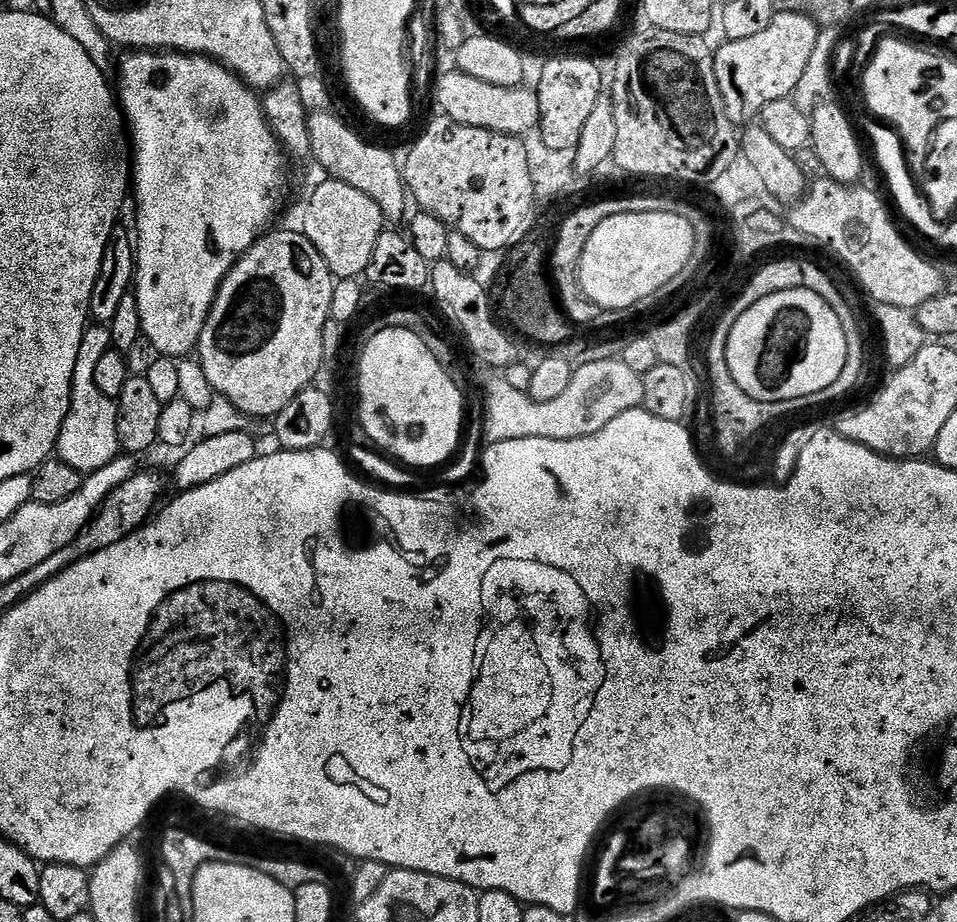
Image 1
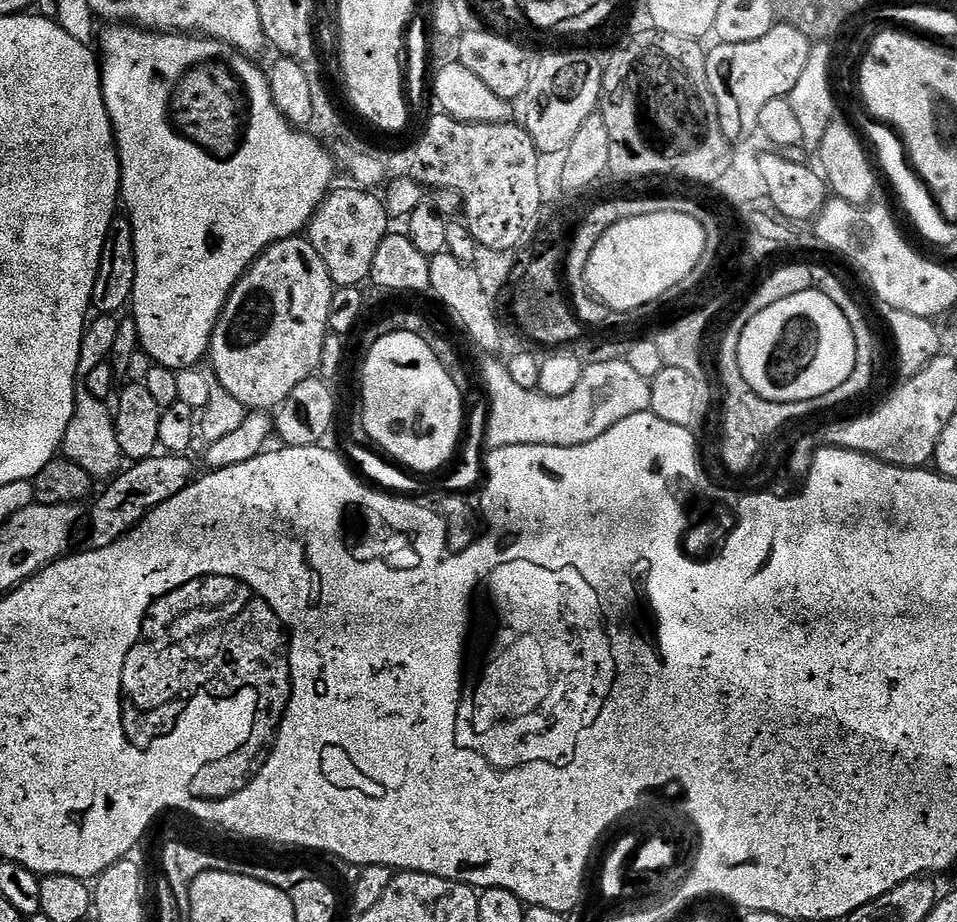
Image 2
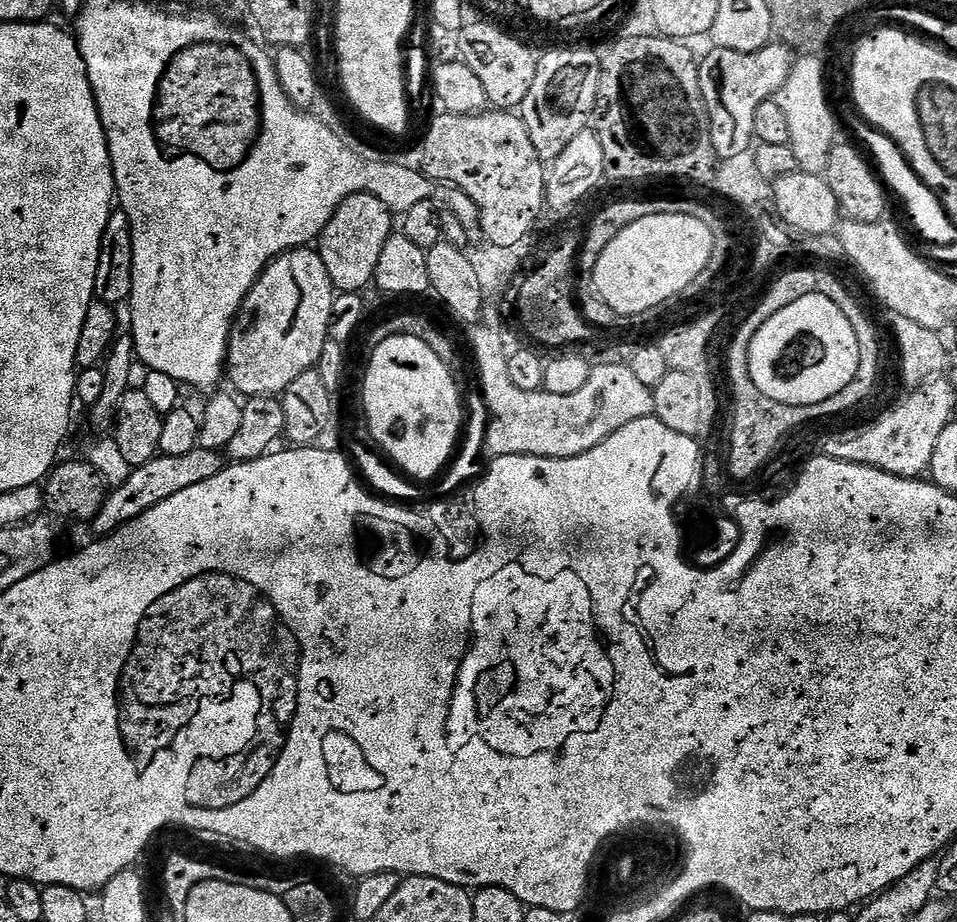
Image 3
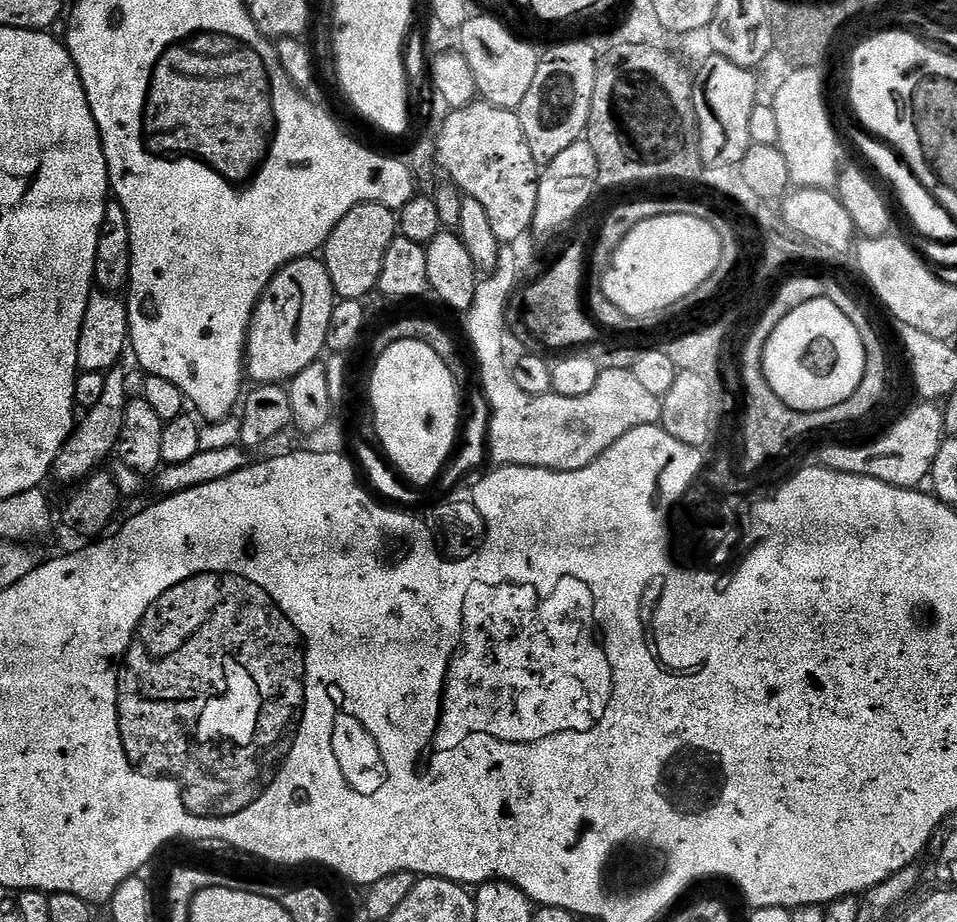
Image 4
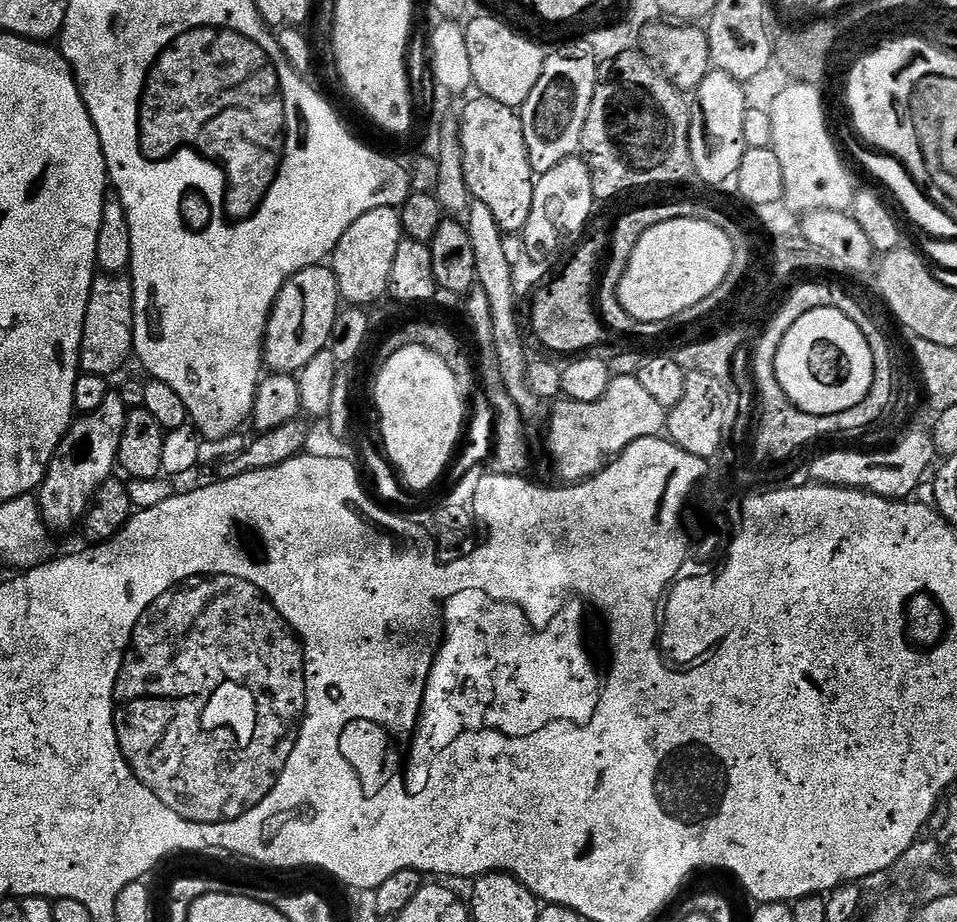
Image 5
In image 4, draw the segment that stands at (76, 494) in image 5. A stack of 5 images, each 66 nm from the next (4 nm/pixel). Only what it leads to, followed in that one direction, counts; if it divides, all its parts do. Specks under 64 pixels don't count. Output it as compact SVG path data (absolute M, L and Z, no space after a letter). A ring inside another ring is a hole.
M117 366L106 375L106 391L102 393L102 399L98 406L87 409L88 416L79 421L72 430L72 436L64 443L64 449L58 454L54 476L57 476L64 484L75 485L83 482L101 467L100 464L108 455L117 451L122 430L122 418L124 408L128 405L129 398L126 394L126 378L128 372L123 367Z

